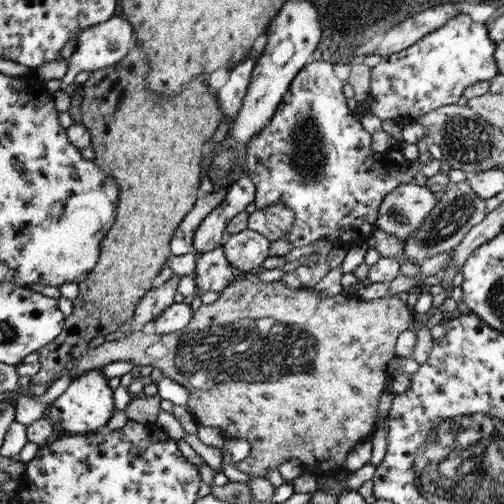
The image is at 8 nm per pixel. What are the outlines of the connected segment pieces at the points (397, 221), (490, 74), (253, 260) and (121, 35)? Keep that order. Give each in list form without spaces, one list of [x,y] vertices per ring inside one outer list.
[[[414,183],[402,184],[381,202],[378,228],[402,244],[424,224],[424,218],[430,217],[438,202],[429,188]]]
[[[460,13],[409,48],[380,58],[377,66],[371,68],[371,92],[365,100],[364,111],[378,116],[382,121],[388,118],[403,122],[416,120],[436,108],[457,103],[470,92],[474,84],[490,82],[500,73],[495,60],[497,44],[488,35],[490,27],[491,22],[475,22],[468,14]]]
[[[246,229],[228,235],[223,241],[224,255],[232,267],[244,272],[261,270],[262,263],[270,256],[270,243],[266,236]]]
[[[112,17],[106,22],[97,24],[95,27],[88,27],[86,31],[76,39],[75,50],[67,60],[69,77],[76,76],[80,72],[92,72],[120,63],[137,44],[136,35],[130,26],[130,22],[124,17]]]

